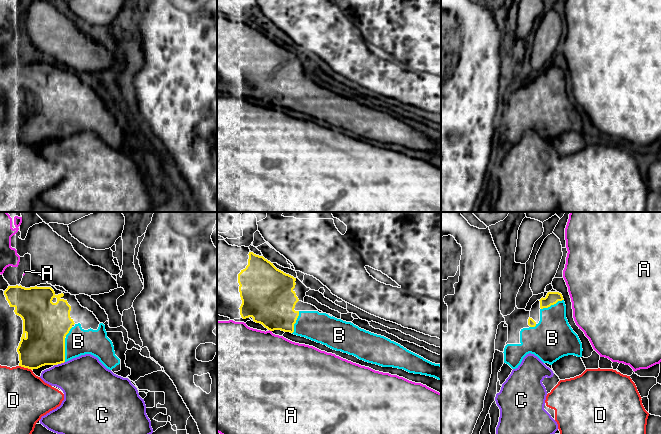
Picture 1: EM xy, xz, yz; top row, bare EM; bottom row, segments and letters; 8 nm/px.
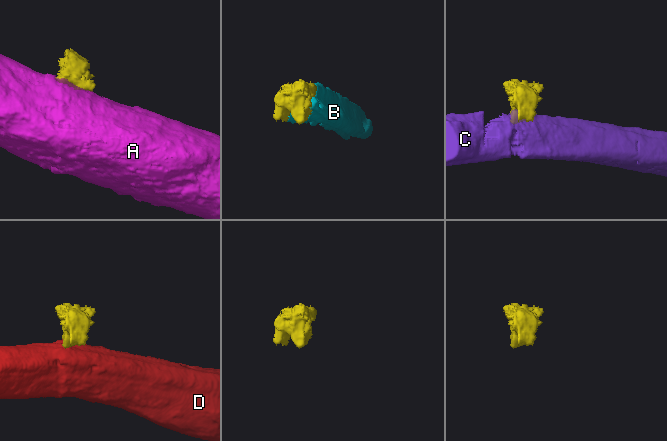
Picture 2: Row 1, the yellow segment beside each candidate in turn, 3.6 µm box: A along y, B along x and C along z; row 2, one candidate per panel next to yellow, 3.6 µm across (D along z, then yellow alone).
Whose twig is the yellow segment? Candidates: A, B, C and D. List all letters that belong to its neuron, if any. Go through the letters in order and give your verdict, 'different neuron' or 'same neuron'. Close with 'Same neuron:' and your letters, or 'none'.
A: different neuron
B: same neuron
C: different neuron
D: different neuron
Same neuron: B

